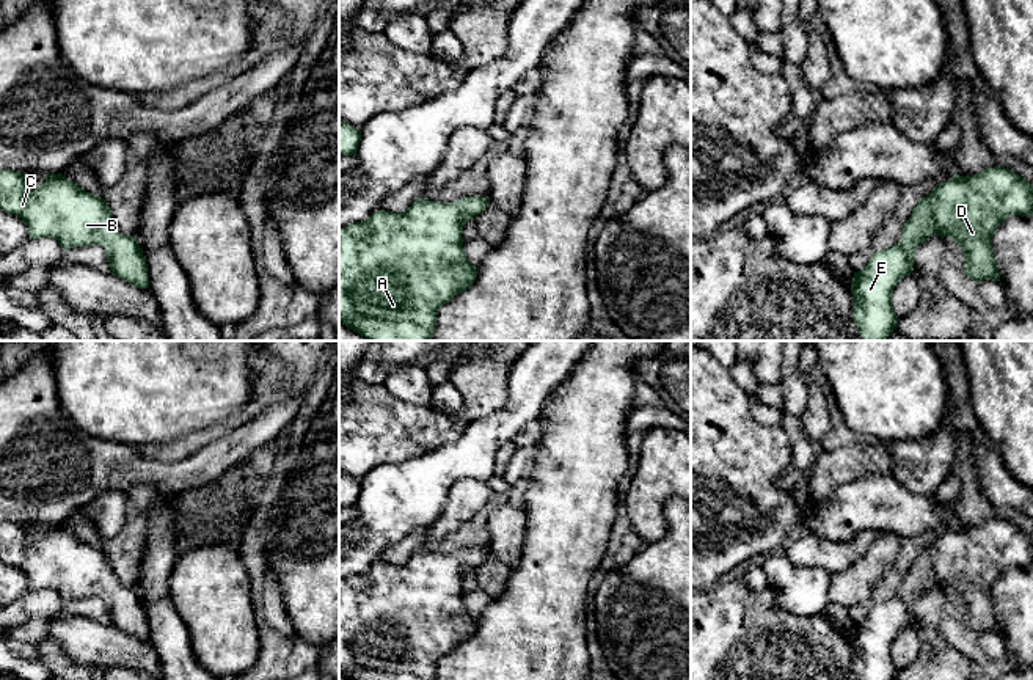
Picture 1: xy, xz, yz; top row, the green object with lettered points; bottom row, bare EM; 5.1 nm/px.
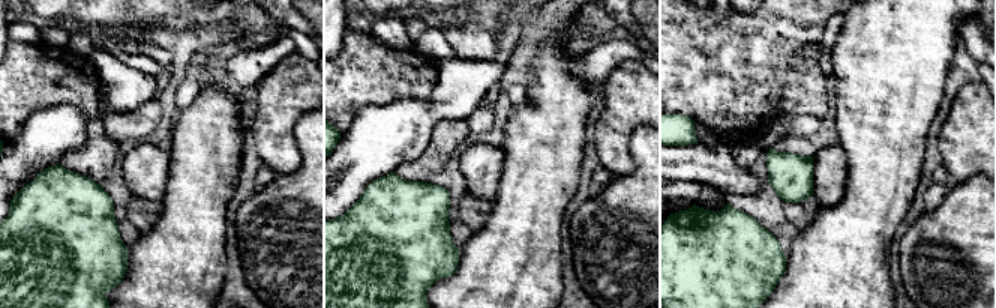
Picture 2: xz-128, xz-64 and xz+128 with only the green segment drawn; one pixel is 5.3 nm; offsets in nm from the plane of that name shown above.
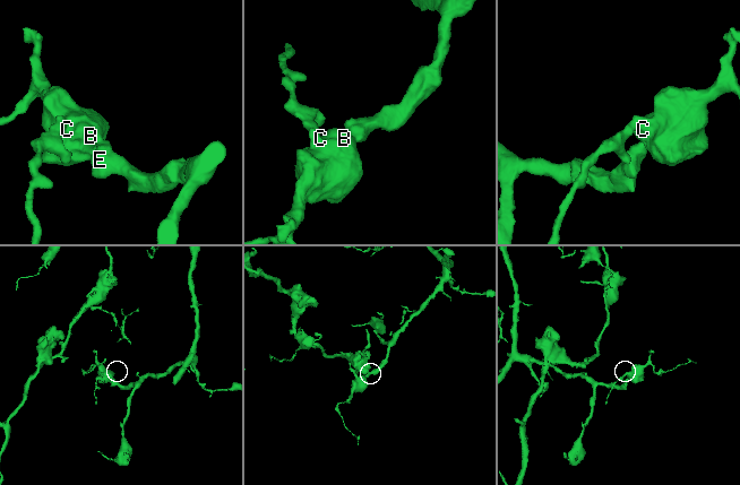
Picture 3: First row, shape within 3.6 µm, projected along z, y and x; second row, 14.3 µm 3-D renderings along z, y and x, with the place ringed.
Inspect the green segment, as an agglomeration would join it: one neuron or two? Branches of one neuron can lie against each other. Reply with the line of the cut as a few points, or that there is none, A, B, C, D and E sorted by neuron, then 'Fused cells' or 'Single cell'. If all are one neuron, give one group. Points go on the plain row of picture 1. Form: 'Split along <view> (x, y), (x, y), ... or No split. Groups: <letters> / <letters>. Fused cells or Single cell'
No split. Groups: A B C D E. Single cell

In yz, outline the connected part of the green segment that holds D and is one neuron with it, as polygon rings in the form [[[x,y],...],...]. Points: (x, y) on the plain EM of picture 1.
[[[1005,518],[986,520],[972,528],[959,528],[937,536],[918,553],[903,579],[901,592],[887,601],[871,606],[867,617],[854,623],[851,645],[854,650],[852,672],[856,680],[895,680],[898,667],[892,658],[896,634],[914,625],[917,597],[933,586],[950,587],[964,603],[964,625],[973,633],[1000,633],[994,609],[992,589],[997,578],[1011,567],[1033,567],[1033,537]]]

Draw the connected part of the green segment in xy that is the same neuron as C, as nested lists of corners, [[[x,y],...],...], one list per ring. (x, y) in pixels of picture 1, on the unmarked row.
[[[0,523],[0,561],[17,567],[28,578],[30,590],[52,589],[60,594],[63,603],[74,598],[102,597],[111,627],[135,639],[149,639],[146,611],[133,587],[119,586],[104,550],[85,543],[61,525],[46,526],[46,534],[28,543],[25,525]]]

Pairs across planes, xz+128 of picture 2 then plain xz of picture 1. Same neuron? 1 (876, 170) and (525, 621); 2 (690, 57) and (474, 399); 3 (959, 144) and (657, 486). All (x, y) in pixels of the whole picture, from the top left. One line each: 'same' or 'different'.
1: same
2: same
3: same

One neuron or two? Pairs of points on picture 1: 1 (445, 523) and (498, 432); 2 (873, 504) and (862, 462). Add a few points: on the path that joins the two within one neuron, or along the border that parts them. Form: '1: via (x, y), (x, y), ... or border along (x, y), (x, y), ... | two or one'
1: border along (451, 489), (449, 498), (434, 523) | two
2: border along (889, 471), (846, 481), (834, 493) | two

